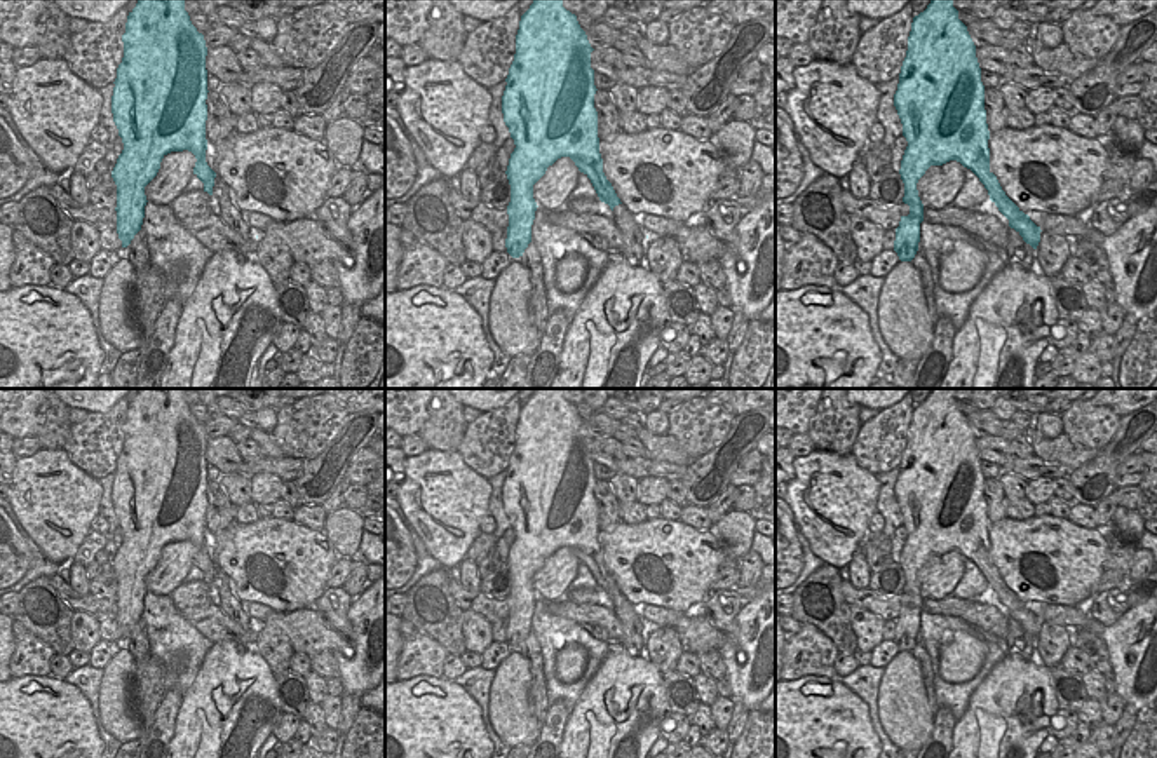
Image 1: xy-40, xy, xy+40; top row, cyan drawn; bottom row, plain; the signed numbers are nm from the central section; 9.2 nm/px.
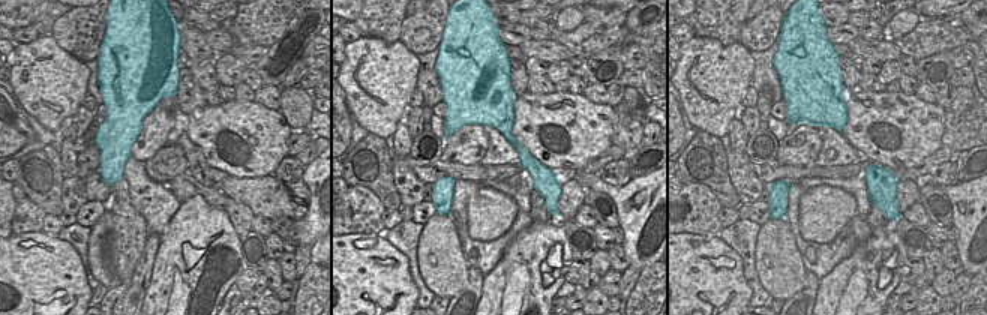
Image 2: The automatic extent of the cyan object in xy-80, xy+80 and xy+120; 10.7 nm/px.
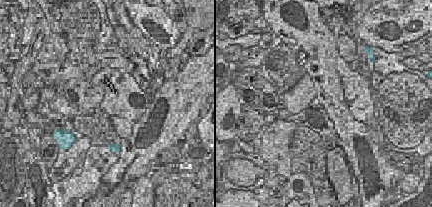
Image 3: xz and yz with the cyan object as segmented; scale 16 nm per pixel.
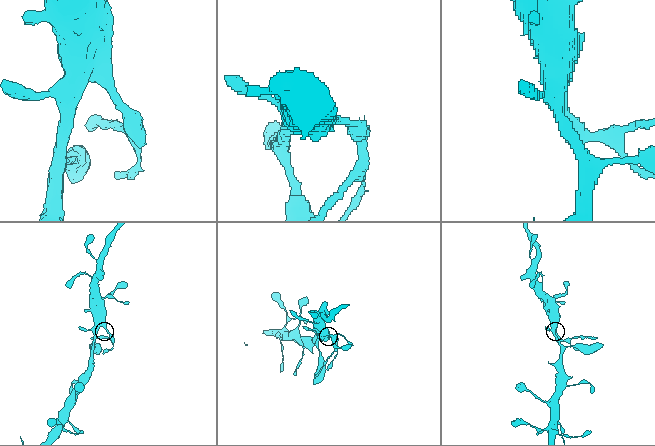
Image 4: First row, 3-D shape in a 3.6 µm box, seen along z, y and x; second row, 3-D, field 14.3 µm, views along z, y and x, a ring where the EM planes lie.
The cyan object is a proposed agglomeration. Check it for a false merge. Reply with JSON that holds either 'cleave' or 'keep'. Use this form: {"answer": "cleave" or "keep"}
{"answer": "cleave"}

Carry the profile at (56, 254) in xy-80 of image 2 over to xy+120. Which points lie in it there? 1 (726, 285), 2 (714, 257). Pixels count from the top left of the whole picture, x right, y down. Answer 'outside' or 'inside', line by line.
1: inside
2: inside

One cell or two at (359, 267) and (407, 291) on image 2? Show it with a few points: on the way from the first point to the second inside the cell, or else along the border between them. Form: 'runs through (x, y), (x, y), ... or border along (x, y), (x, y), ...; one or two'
runs through (371, 267), (395, 288); one

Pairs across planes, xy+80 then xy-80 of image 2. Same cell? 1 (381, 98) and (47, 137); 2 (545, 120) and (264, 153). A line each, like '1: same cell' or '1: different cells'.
1: different cells
2: same cell

